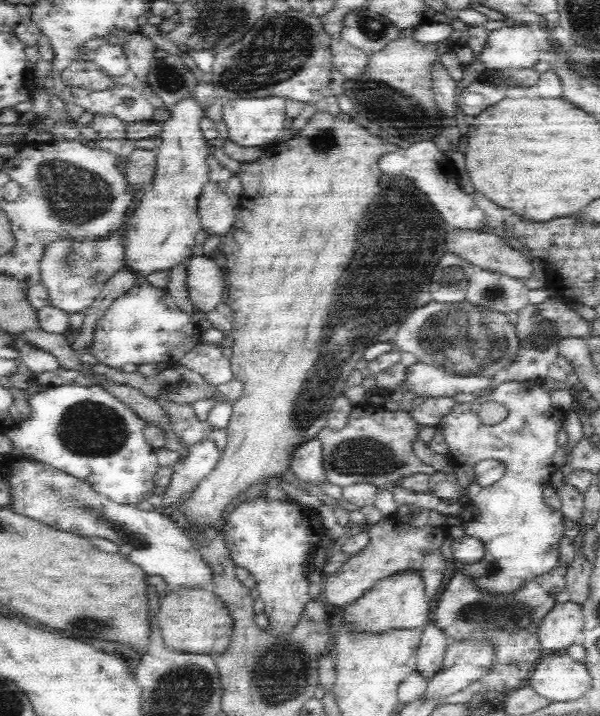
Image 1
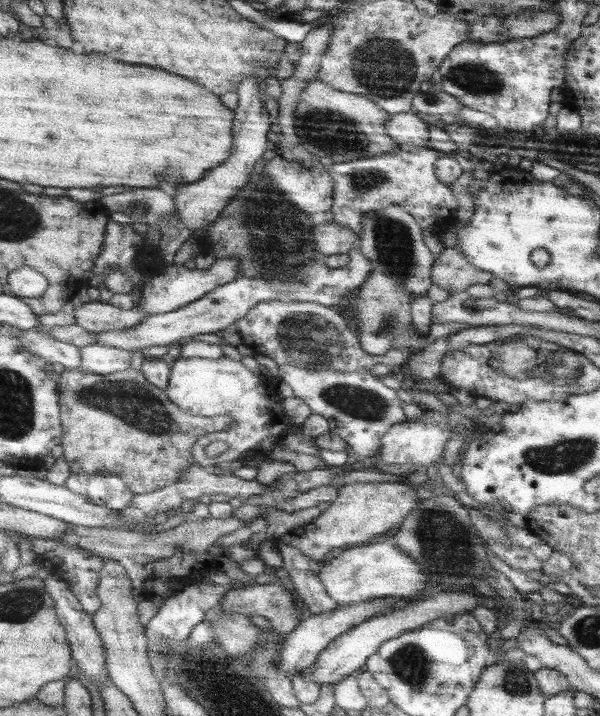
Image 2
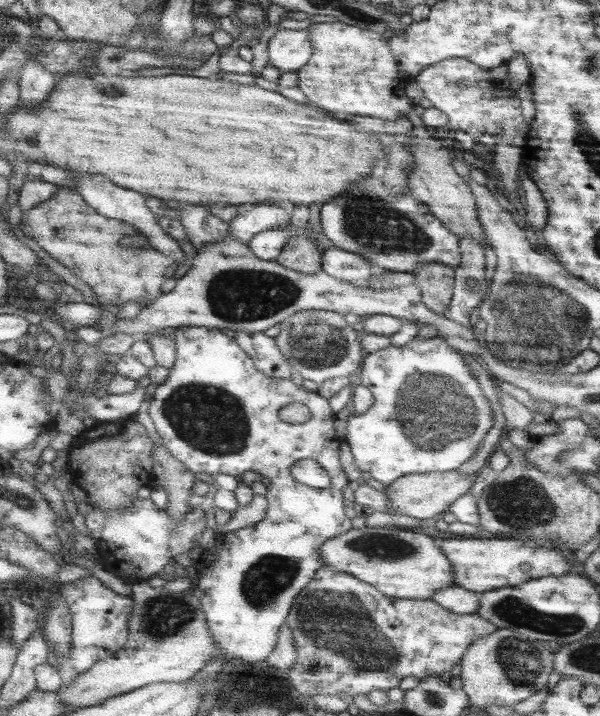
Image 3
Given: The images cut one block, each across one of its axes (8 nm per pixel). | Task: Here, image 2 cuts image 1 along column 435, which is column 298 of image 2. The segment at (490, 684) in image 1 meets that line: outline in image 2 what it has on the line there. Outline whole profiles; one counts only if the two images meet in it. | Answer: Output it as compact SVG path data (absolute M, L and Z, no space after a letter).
M281 584L229 590L219 606L225 616L265 616L283 638L297 630L303 622L303 614L295 608L293 596Z

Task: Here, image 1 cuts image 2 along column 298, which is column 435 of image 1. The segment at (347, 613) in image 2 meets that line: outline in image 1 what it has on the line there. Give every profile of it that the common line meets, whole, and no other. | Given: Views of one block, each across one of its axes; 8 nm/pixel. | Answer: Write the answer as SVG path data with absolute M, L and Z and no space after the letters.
M428 622L422 634L422 642L418 648L418 658L416 658L418 660L416 674L420 674L422 680L428 682L442 670L448 644L450 644L448 636L444 636L436 626L432 626L432 622Z

